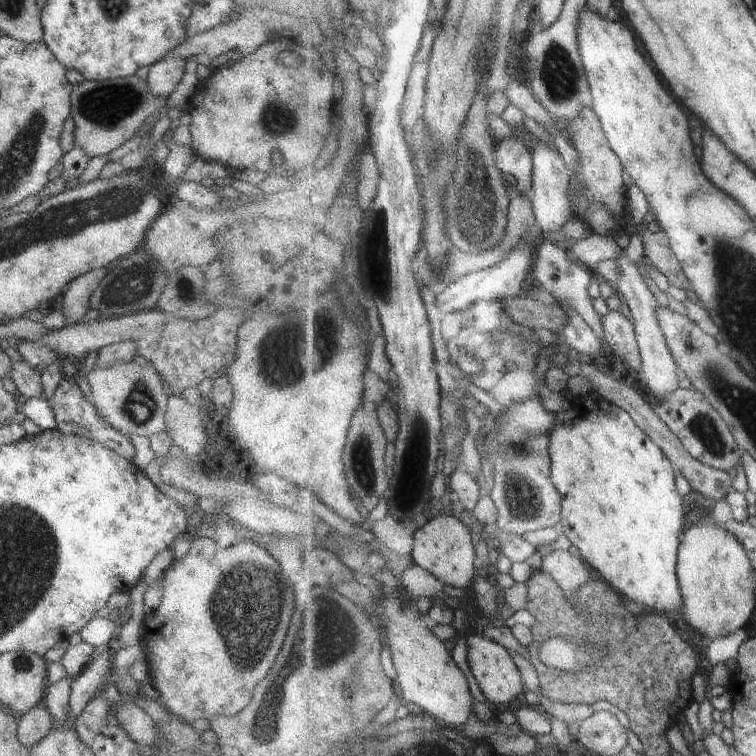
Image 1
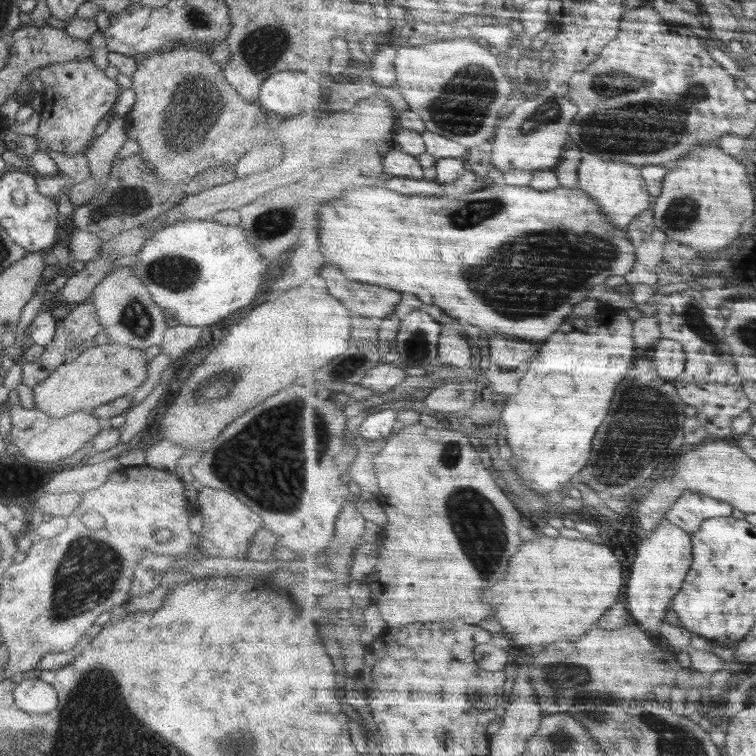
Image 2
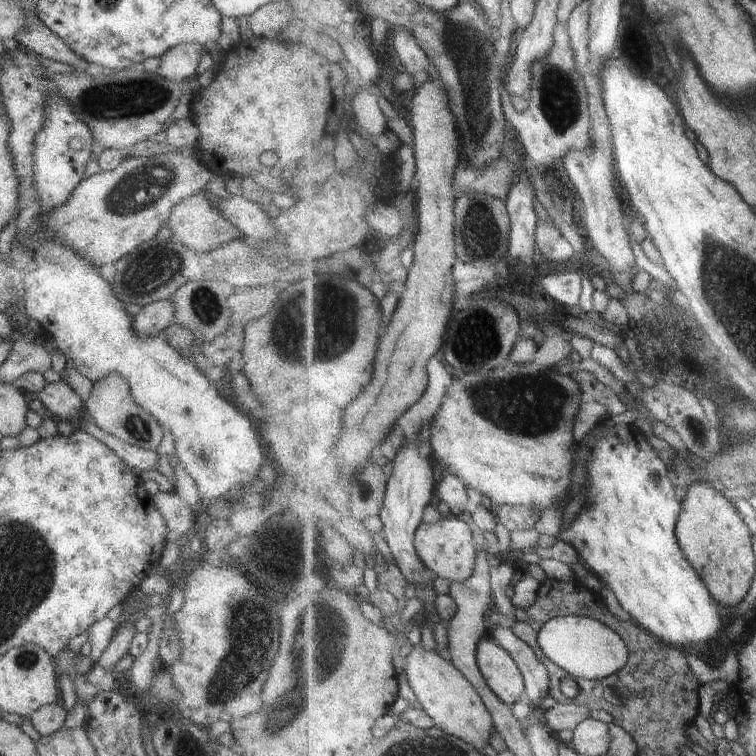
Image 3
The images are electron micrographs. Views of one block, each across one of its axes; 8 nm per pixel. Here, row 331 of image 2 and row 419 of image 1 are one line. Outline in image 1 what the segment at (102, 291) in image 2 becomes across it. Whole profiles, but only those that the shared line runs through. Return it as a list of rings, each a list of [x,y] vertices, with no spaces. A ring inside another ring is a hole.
[[[132,360],[108,368],[93,368],[86,374],[86,380],[88,380],[92,391],[88,399],[96,407],[99,416],[108,424],[112,424],[123,435],[143,436],[148,439],[148,434],[152,434],[152,432],[160,434],[165,430],[165,412],[168,396],[164,394],[162,378],[152,366],[140,366]]]

